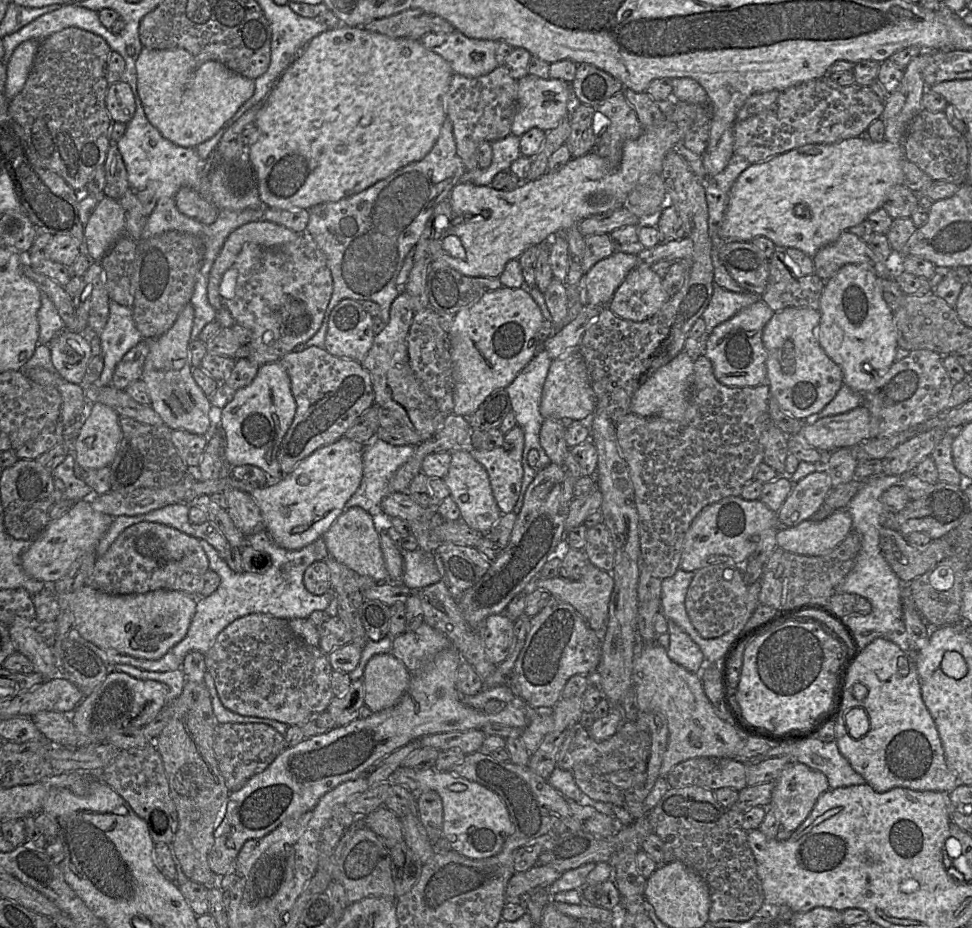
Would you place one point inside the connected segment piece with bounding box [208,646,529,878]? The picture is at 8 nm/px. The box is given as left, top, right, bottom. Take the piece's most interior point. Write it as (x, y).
(292, 784)

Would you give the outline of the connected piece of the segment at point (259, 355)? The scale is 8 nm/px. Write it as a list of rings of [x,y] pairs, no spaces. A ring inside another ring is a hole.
[[[307,232],[298,234],[296,240],[274,248],[245,243],[232,266],[237,270],[234,296],[230,299],[224,298],[223,305],[236,323],[250,331],[250,354],[247,358],[258,366],[279,362],[298,344],[312,338],[321,326],[333,292],[333,279],[325,256]]]

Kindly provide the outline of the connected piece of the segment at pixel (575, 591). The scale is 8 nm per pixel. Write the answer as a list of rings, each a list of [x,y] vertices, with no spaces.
[[[587,563],[585,574],[577,581],[564,580],[559,576],[552,579],[536,578],[530,587],[530,589],[545,590],[551,597],[573,606],[602,642],[607,629],[608,608],[613,588],[614,580],[611,574],[598,569],[591,563]]]

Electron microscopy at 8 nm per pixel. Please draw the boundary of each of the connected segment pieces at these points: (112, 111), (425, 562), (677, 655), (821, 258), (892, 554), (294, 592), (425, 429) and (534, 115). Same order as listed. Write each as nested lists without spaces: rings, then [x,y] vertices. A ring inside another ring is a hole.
[[[126,82],[108,86],[106,108],[113,122],[127,124],[134,116],[136,103],[132,89]]]
[[[399,549],[403,557],[402,585],[409,589],[419,589],[442,580],[432,551]]]
[[[667,620],[670,645],[667,656],[676,664],[694,674],[700,674],[706,664],[699,646],[691,637],[671,620]]]
[[[844,231],[837,241],[821,248],[812,259],[814,274],[823,281],[828,281],[847,264],[861,265],[881,279],[892,278],[891,270],[869,245],[849,231]]]
[[[880,529],[879,546],[884,559],[903,584],[921,576],[943,559],[953,555],[953,548],[944,539],[913,547],[896,530]]]
[[[265,530],[247,536],[248,545],[269,556],[269,568],[261,575],[232,571],[206,540],[198,540],[208,558],[209,569],[219,575],[220,584],[211,595],[197,599],[196,610],[186,636],[171,649],[180,665],[182,665],[185,656],[191,651],[198,651],[204,655],[213,645],[217,635],[240,617],[252,613],[263,613],[286,620],[307,619],[313,611],[325,610],[334,598],[331,584],[330,590],[322,595],[309,593],[303,584],[303,574],[306,568],[313,562],[324,561],[328,557],[323,537],[300,550],[287,550],[278,546]],[[301,558],[301,564],[294,566],[288,572],[282,571],[284,564]]]
[[[400,289],[390,308],[389,322],[374,336],[362,366],[369,372],[374,392],[374,405],[389,410],[397,423],[407,426],[420,438],[420,443],[431,438],[441,427],[447,415],[442,414],[435,402],[423,388],[409,364],[407,336],[415,314],[410,296]]]
[[[528,74],[517,80],[518,102],[517,111],[511,126],[511,134],[521,137],[532,128],[545,132],[555,129],[561,120],[571,114],[573,104],[571,84],[562,79],[542,79]]]

